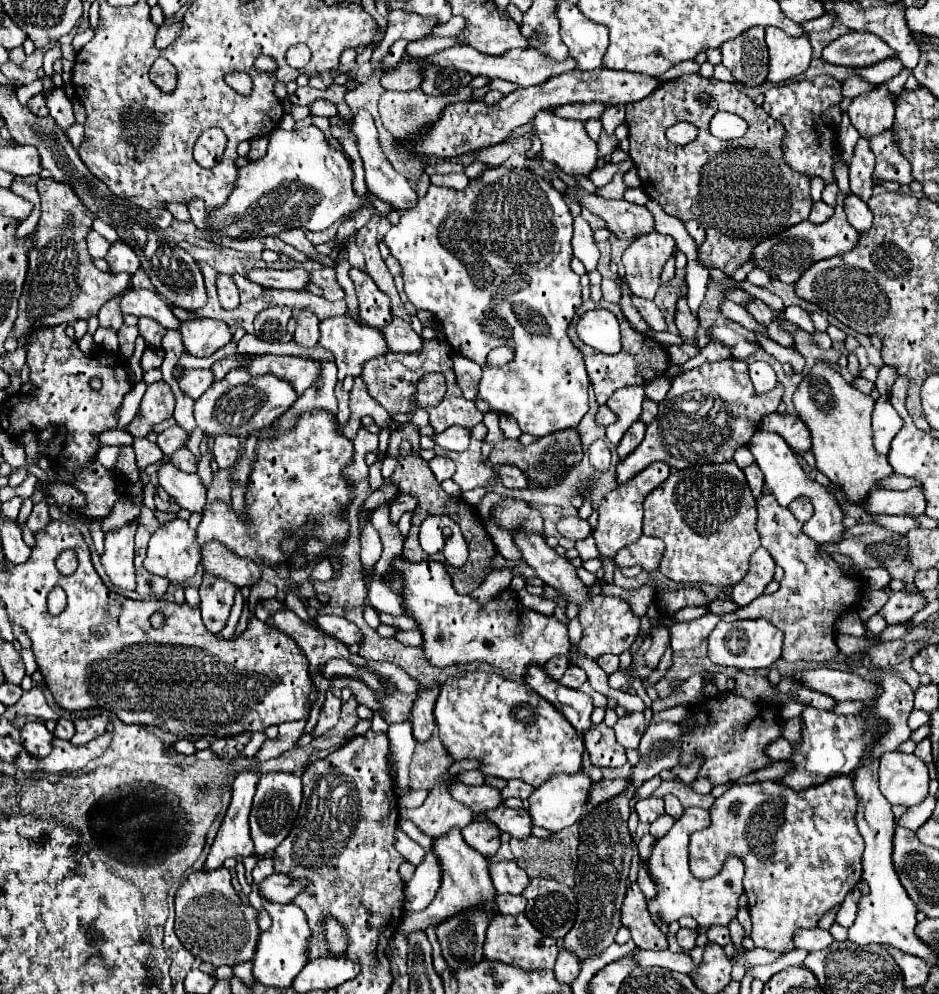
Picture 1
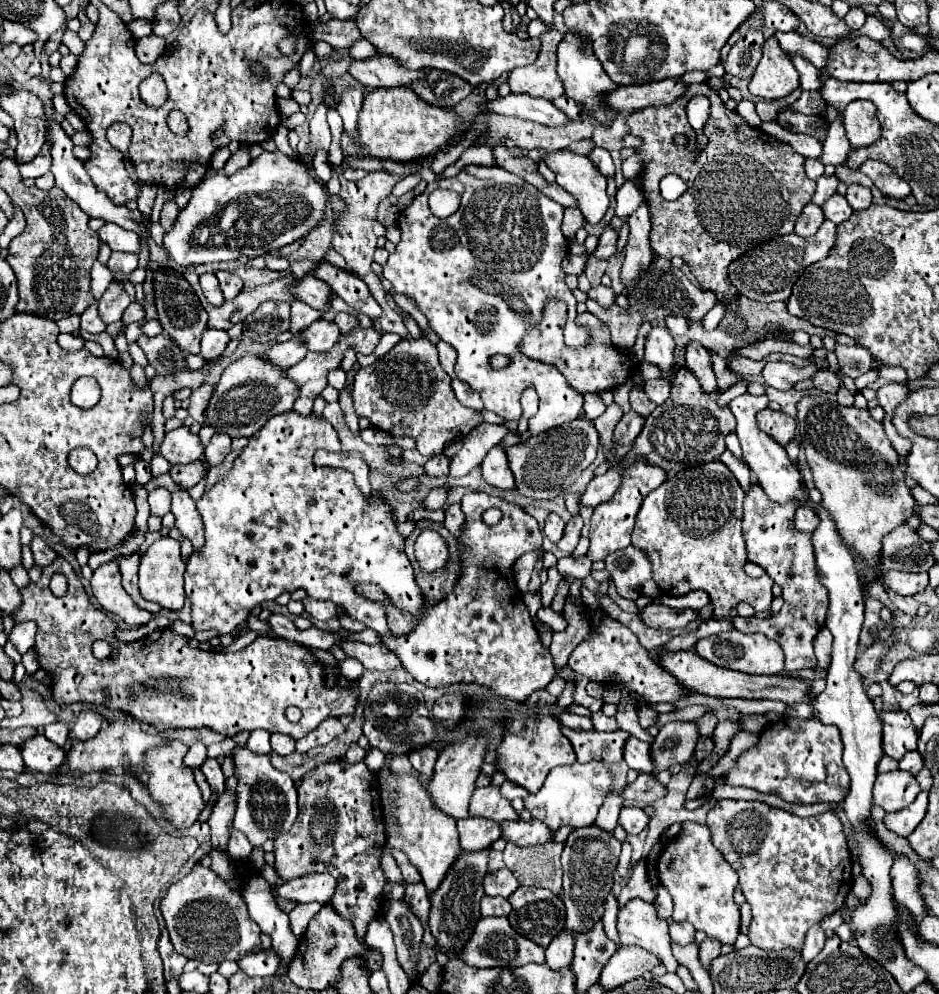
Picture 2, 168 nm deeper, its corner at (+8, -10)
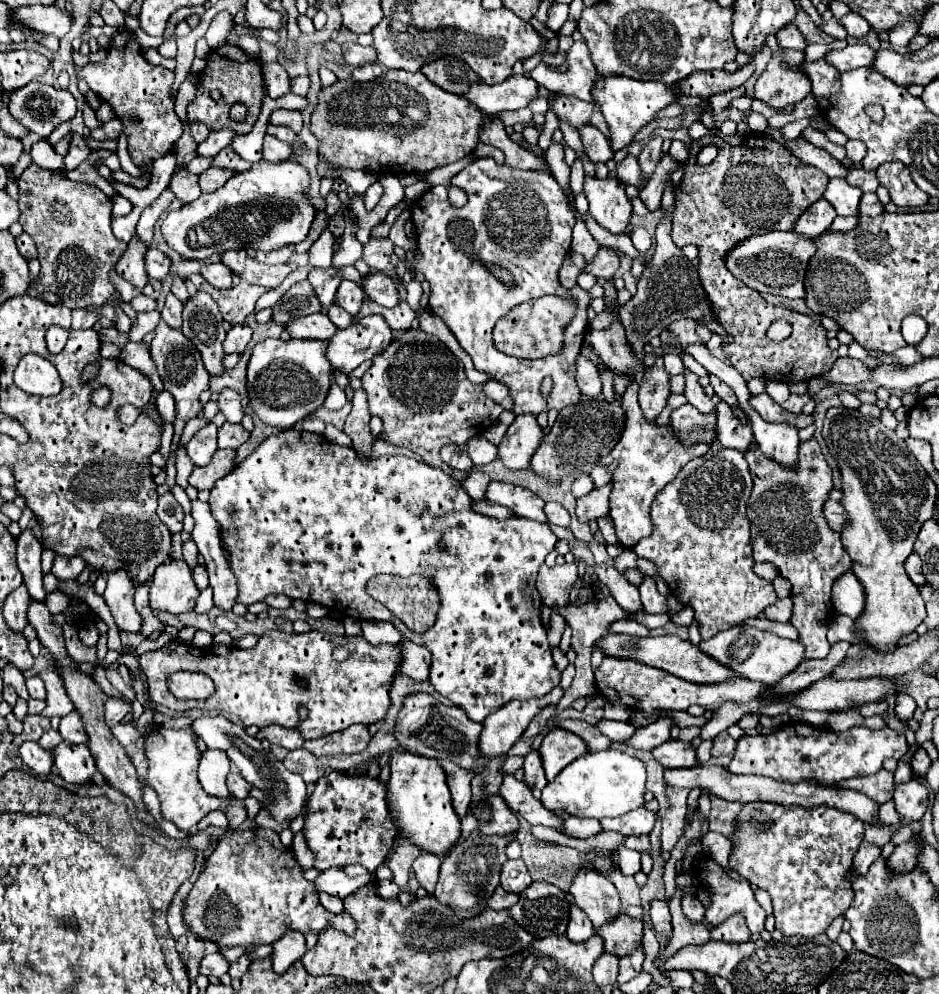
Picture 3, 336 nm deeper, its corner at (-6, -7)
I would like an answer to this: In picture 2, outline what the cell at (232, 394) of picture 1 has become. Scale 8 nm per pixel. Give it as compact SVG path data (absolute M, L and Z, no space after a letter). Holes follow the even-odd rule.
M247 354L237 362L229 364L215 386L215 392L205 408L205 422L215 428L215 432L227 434L229 438L249 438L253 436L271 416L287 412L293 408L297 398L297 384L285 378L283 370L269 364L261 356Z

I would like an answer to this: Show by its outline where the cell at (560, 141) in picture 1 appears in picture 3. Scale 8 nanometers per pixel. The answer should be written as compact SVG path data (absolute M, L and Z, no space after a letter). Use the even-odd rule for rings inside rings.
M585 177L585 195L589 199L589 213L603 229L615 235L625 233L633 209L619 179Z

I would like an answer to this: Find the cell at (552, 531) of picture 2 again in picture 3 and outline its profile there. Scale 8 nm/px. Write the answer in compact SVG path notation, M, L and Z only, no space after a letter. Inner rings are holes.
M549 501L549 503L545 503L545 509L543 509L543 511L545 511L545 515L547 515L549 523L561 525L561 527L569 527L571 517L569 517L569 513L567 513L567 509L565 509L563 505Z

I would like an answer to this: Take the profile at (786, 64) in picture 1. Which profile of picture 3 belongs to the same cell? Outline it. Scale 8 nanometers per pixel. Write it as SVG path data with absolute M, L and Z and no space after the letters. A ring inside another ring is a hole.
M775 35L767 37L767 45L775 51L775 57L767 65L765 73L755 83L755 99L767 103L773 109L785 109L803 101L811 93L811 81L795 69L803 61L803 51L779 47Z

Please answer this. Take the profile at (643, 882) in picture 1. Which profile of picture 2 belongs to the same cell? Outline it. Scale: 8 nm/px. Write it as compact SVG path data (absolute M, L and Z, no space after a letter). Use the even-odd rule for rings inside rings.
M631 900L625 908L619 910L617 930L621 944L635 944L647 952L661 958L667 966L667 972L676 973L677 960L671 954L671 936L665 920L657 918L657 912L651 902Z

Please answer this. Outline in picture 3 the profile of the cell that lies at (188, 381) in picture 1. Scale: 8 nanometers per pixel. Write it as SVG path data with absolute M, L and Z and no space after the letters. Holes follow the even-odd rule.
M223 389L219 395L219 411L225 415L229 423L241 423L241 417L245 415L245 411L243 411L239 393L233 389Z

